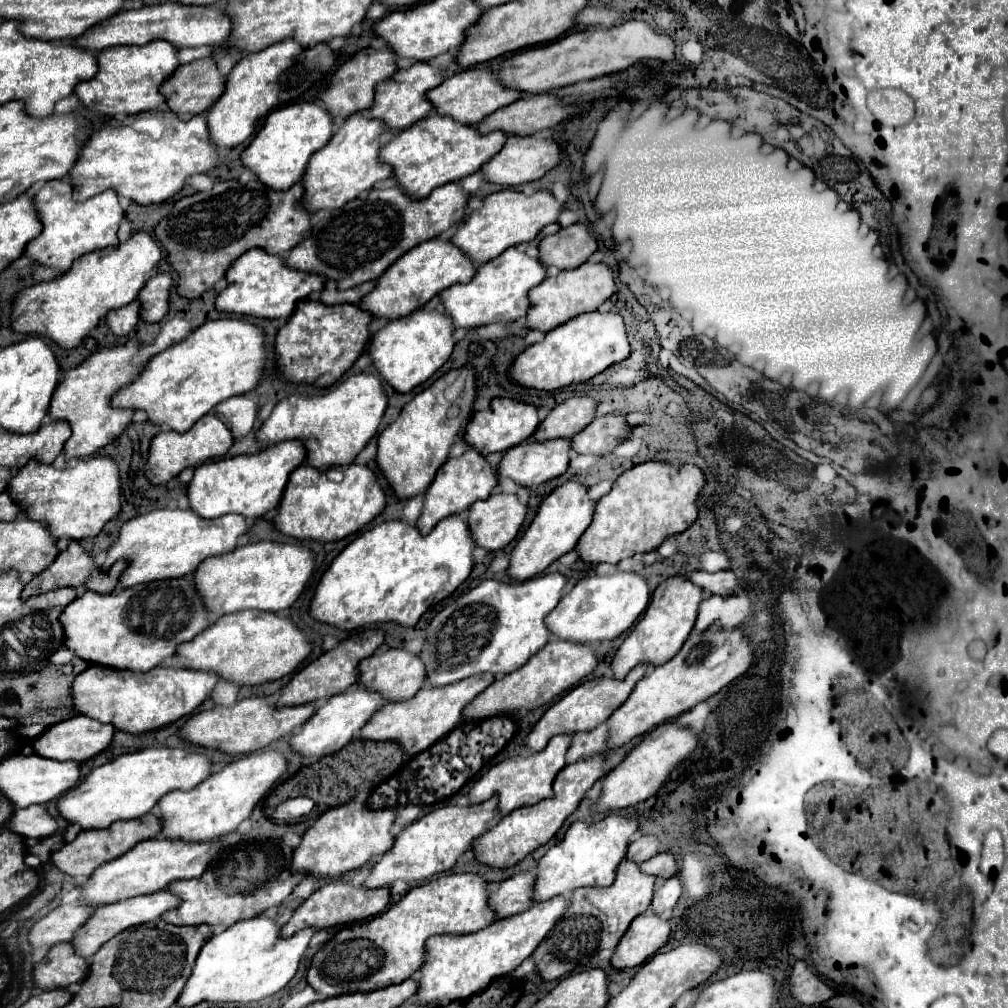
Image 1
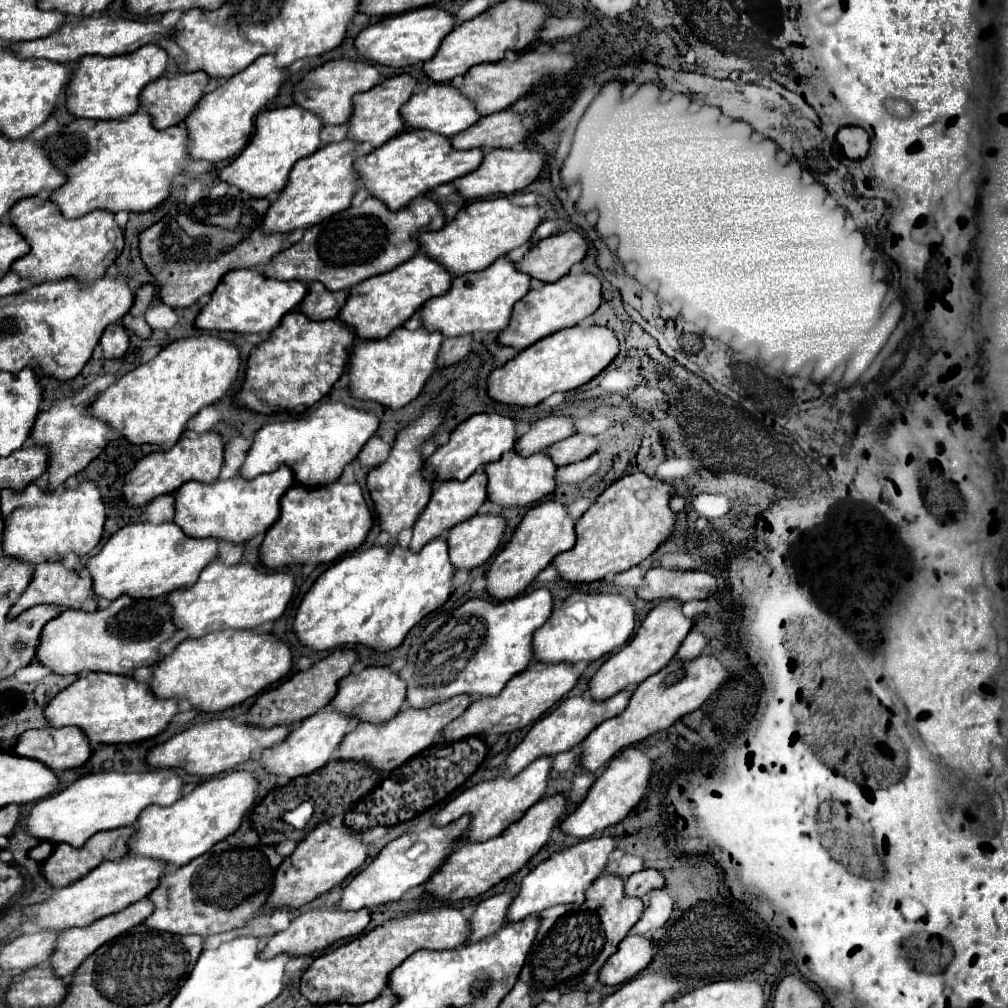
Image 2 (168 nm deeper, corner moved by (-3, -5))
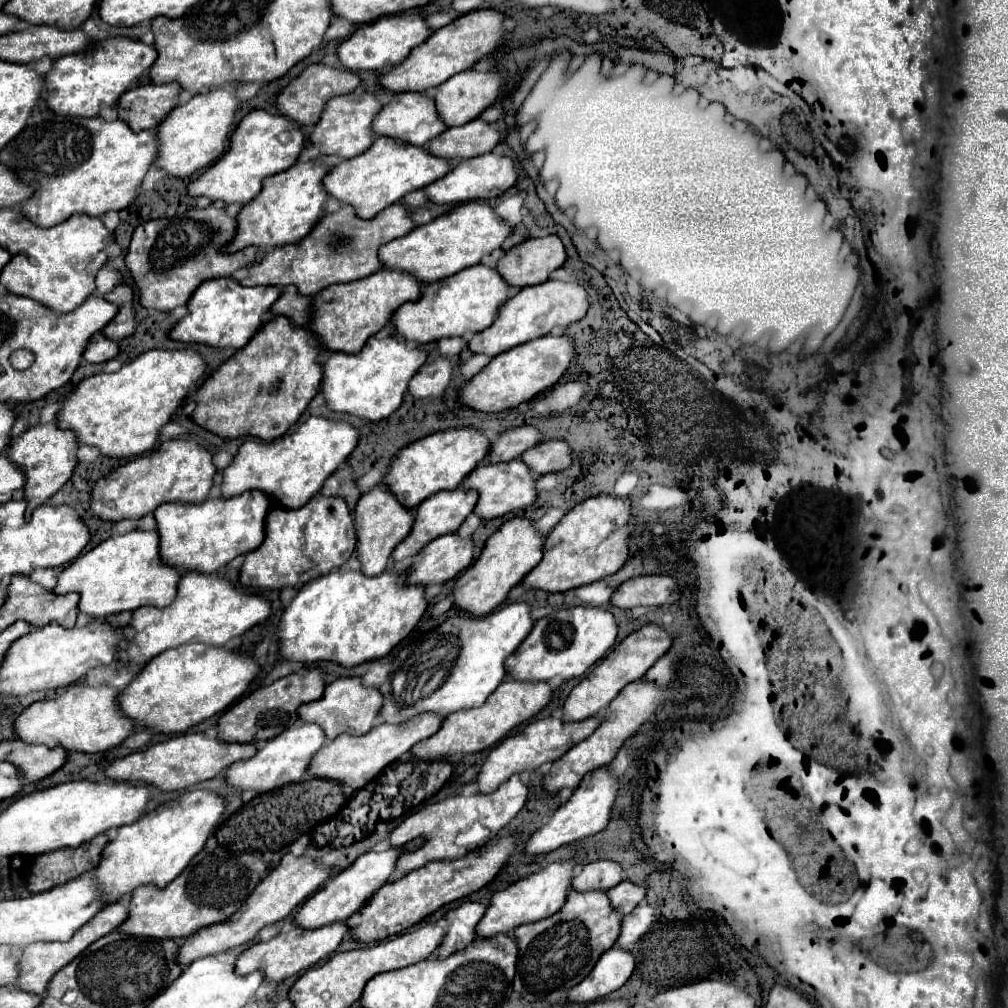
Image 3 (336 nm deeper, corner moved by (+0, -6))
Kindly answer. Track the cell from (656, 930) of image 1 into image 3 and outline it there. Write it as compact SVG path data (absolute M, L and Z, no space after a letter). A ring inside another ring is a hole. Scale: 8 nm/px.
M611 948L595 964L593 972L579 982L579 986L571 988L571 1002L593 1002L621 988L635 970L635 956L627 948Z

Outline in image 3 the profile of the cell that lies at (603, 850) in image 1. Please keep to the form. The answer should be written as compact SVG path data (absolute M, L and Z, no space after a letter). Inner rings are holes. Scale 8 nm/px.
M577 858L551 862L543 870L539 870L539 872L527 876L527 878L521 878L519 882L515 882L513 886L501 890L501 892L495 892L483 920L479 922L477 936L491 938L495 934L507 934L521 924L541 920L541 918L547 918L547 916L555 914L567 900L567 892L571 890L573 870L575 870L577 862L579 862Z

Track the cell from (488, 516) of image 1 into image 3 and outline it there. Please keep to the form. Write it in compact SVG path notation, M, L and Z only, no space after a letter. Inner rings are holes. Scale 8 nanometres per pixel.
M451 532L429 542L415 558L407 572L409 584L437 584L453 580L475 560L475 540Z

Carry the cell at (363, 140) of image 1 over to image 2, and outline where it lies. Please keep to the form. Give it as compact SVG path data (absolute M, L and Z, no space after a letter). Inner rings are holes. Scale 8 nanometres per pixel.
M344 139L340 143L330 143L320 147L314 155L300 159L292 167L284 191L270 203L262 229L266 233L292 233L296 229L308 229L330 215L350 207L354 189L358 187L358 173L354 171L354 147L356 143Z

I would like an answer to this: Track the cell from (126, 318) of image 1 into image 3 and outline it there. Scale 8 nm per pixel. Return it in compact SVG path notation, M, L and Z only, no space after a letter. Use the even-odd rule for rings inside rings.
M99 332L89 340L83 358L87 362L109 362L117 354L119 354L119 344L111 338L107 338L103 332Z

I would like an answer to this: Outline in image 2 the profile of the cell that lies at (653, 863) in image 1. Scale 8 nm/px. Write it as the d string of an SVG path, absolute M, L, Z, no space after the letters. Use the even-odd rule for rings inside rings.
M642 869L630 877L626 877L624 883L624 893L632 897L644 897L652 889L662 889L664 887L664 877L656 869Z

